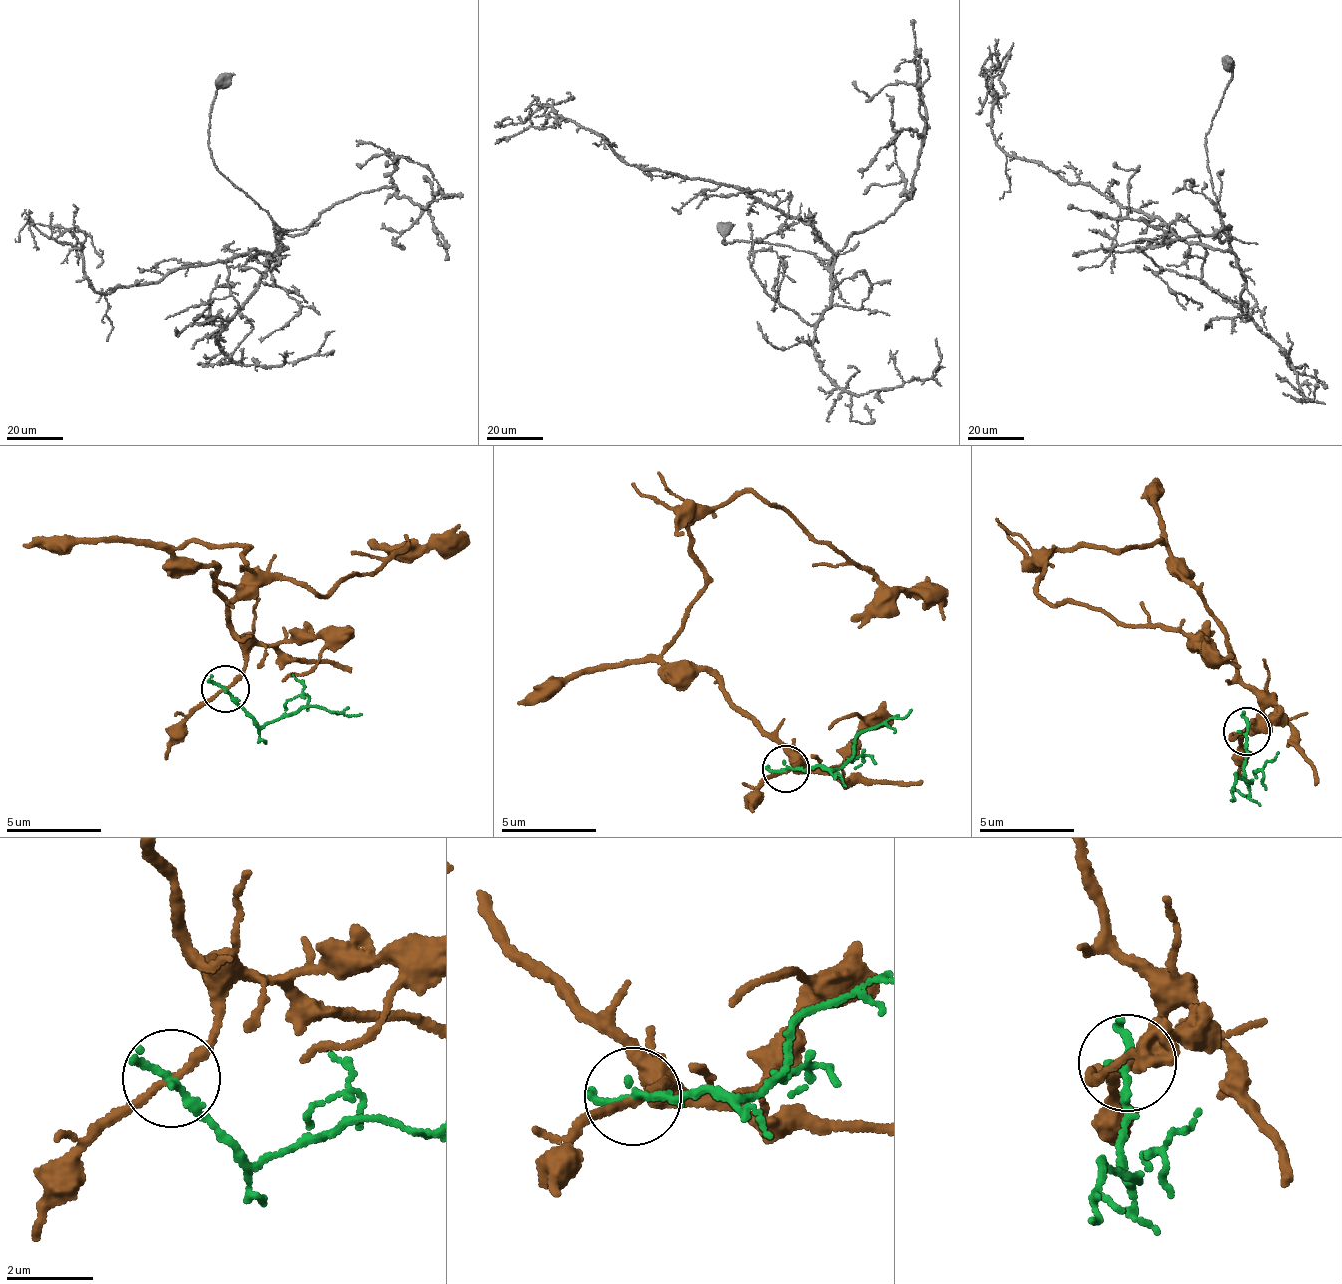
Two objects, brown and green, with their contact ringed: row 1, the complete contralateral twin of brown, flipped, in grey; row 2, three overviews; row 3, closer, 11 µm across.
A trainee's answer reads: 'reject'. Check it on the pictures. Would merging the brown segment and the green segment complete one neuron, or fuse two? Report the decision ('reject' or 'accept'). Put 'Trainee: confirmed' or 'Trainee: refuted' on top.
Trainee: confirmed
reject

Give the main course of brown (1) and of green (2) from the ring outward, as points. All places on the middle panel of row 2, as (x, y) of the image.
1: (786, 767), (799, 763), (702, 669), (665, 661), (703, 586), (697, 514), (769, 499), (947, 618)
2: (786, 767), (831, 769), (848, 766), (863, 728), (911, 709)

